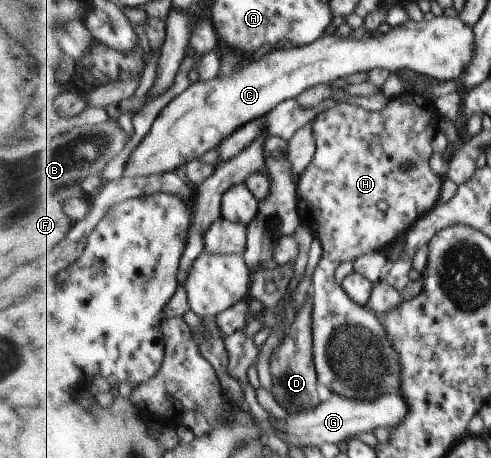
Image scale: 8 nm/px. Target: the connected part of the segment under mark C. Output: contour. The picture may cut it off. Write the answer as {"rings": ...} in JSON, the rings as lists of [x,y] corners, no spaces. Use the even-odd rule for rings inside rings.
{"rings":[[[434,17],[430,21],[412,21],[407,19],[399,26],[384,35],[370,34],[362,39],[324,35],[308,46],[275,49],[259,61],[248,60],[233,73],[219,74],[210,81],[190,84],[180,95],[176,96],[155,119],[150,131],[132,152],[125,165],[123,176],[130,178],[152,176],[175,171],[180,165],[187,165],[193,160],[201,160],[208,151],[218,147],[238,129],[252,121],[264,118],[280,103],[300,98],[308,89],[319,84],[330,84],[332,81],[354,73],[369,72],[372,69],[385,69],[392,74],[402,69],[412,70],[425,79],[436,81],[456,81],[462,77],[472,61],[475,49],[473,28],[466,26],[459,17]]]}

